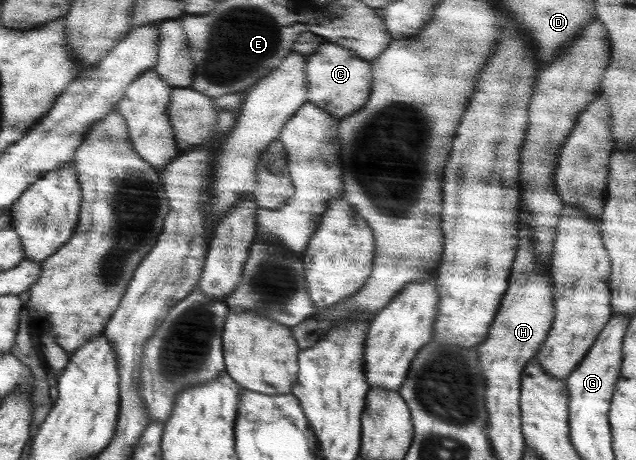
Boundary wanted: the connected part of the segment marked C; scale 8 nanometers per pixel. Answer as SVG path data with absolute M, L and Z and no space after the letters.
M325 40L313 54L307 56L307 79L310 83L310 98L308 101L331 112L338 119L346 118L356 110L362 109L372 91L374 70L371 62L363 60L354 50L340 44Z

